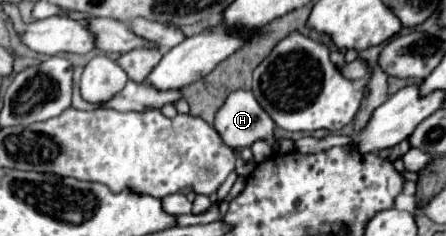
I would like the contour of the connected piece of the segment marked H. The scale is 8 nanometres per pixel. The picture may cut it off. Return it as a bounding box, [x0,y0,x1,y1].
[215,91,275,147]

